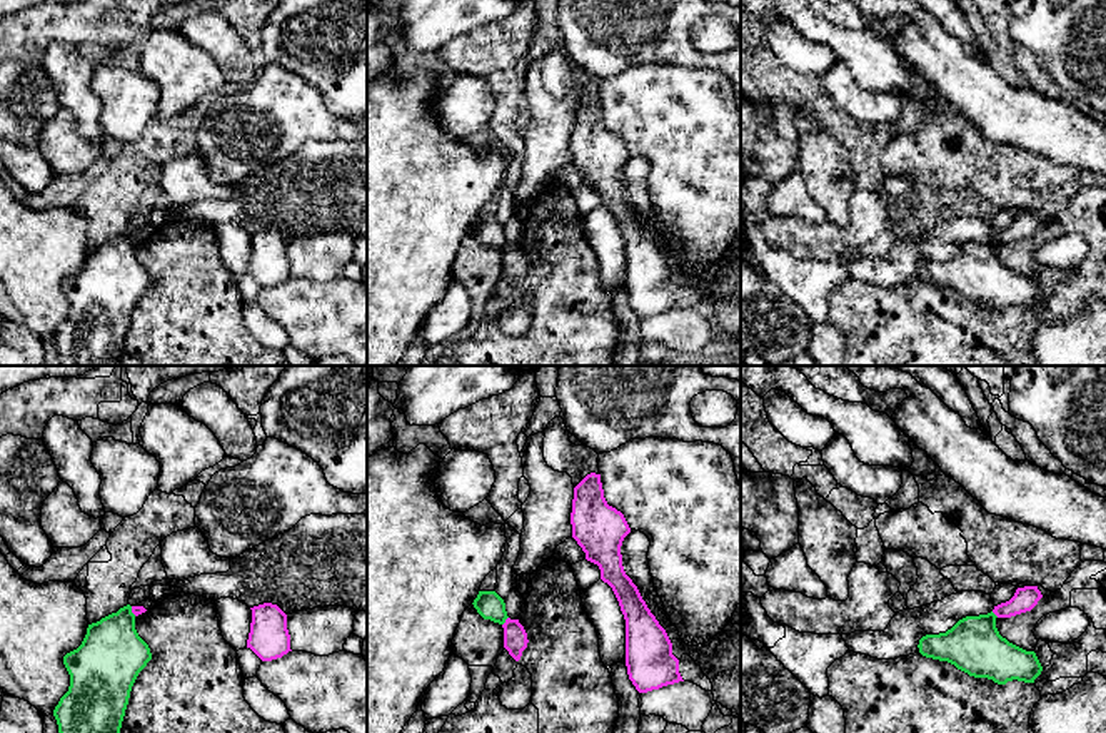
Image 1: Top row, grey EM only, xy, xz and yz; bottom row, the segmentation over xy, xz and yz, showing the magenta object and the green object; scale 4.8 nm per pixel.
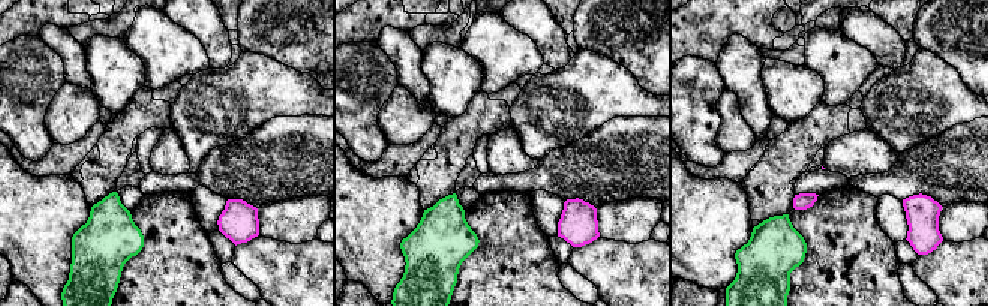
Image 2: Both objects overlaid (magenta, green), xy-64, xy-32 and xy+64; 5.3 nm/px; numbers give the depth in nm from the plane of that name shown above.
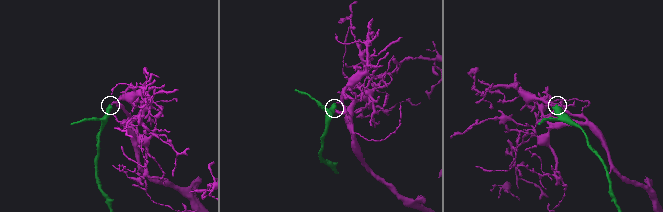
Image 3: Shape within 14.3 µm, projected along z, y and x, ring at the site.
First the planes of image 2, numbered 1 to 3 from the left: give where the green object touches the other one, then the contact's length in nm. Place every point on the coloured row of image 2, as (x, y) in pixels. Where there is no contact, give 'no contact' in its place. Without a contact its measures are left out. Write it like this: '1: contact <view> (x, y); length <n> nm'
1: no contact
2: no contact
3: no contact

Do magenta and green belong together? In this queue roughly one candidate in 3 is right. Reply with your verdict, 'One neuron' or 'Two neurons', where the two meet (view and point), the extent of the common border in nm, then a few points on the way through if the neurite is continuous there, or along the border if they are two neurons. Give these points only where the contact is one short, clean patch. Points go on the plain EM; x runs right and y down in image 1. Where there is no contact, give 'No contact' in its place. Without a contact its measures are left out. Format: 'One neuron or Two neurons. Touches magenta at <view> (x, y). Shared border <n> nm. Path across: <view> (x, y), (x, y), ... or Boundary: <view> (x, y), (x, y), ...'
Two neurons. Touches magenta at xz (506, 247). Shared border 50 nm. Boundary: xz (507, 242), (502, 251)

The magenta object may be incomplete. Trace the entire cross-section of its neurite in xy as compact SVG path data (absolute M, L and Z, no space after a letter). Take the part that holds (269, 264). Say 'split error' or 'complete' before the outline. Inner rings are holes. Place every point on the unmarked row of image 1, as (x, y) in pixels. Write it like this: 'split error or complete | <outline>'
complete | M264 229L250 235L252 249L247 274L262 287L272 287L292 277L287 240L272 229Z

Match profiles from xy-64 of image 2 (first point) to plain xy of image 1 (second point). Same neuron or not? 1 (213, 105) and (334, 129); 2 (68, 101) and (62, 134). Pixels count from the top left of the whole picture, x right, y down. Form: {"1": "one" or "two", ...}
{"1": "one", "2": "one"}

